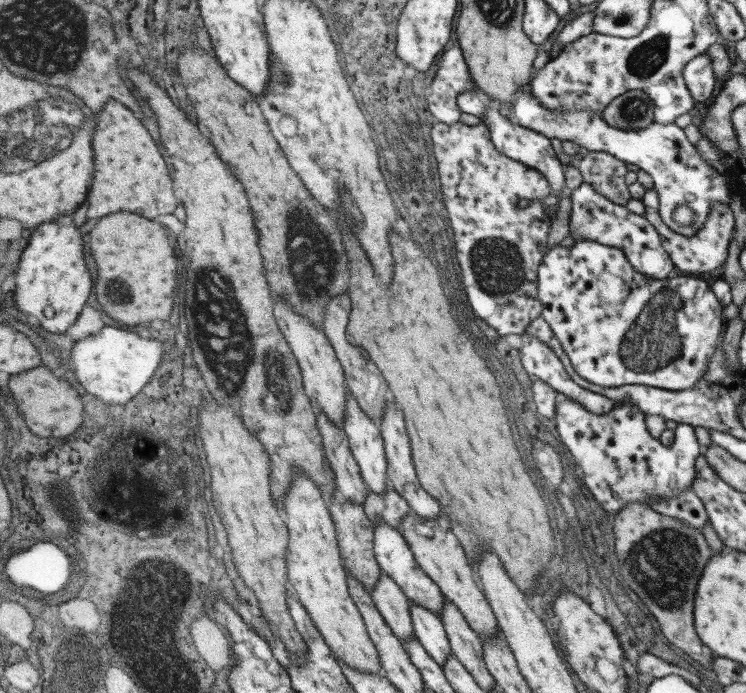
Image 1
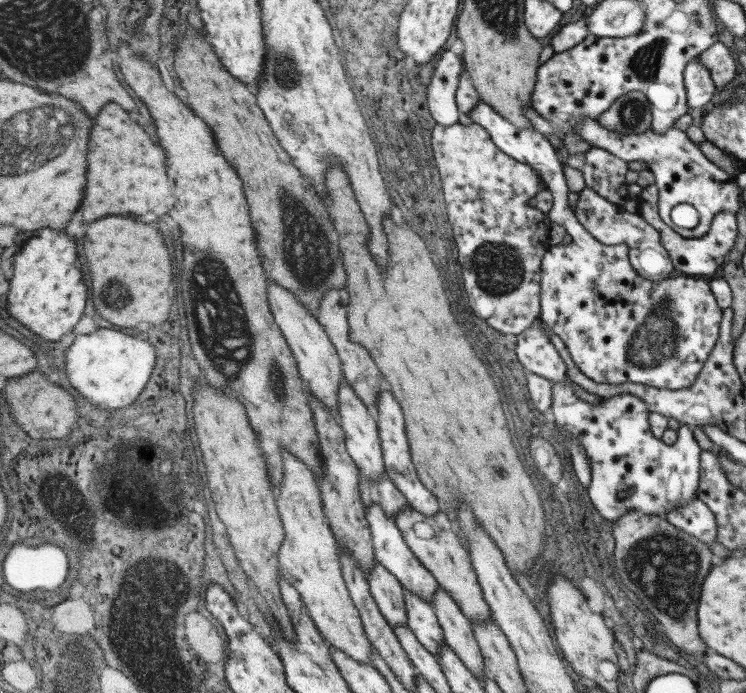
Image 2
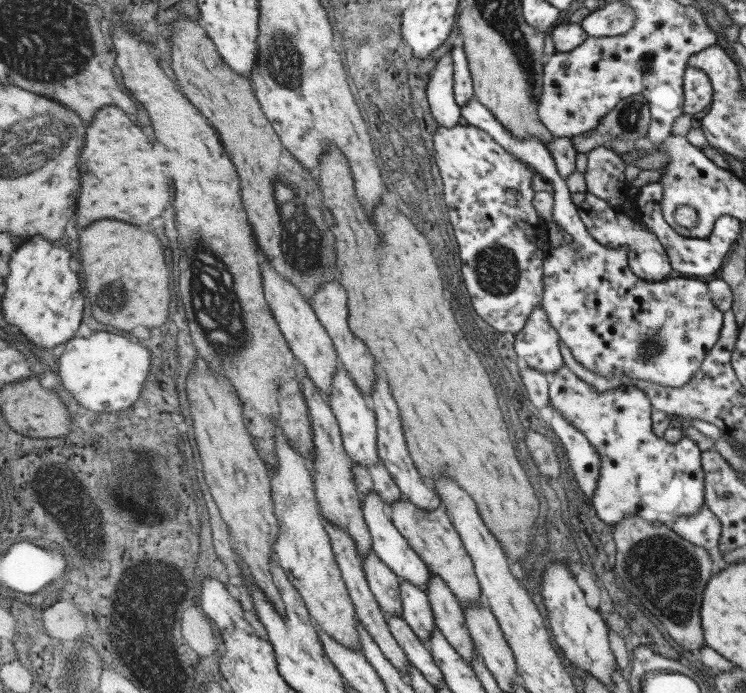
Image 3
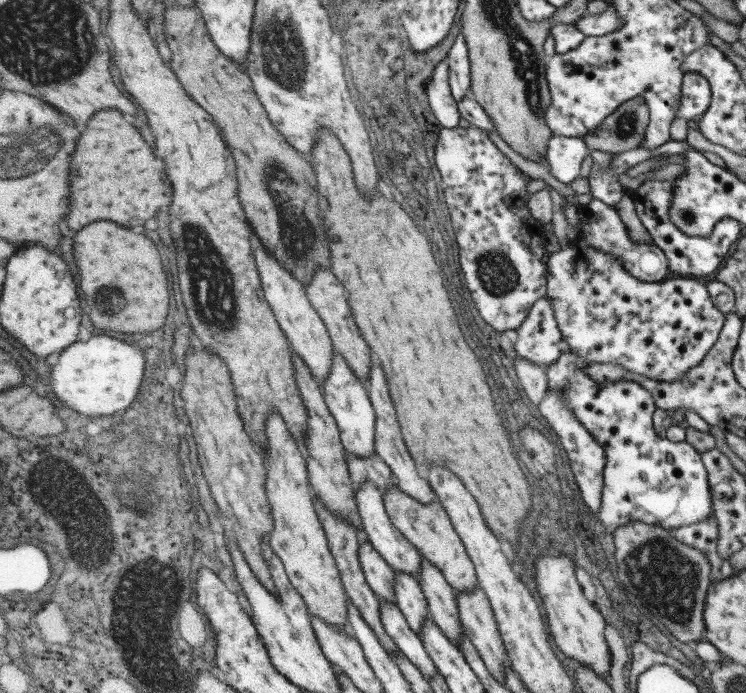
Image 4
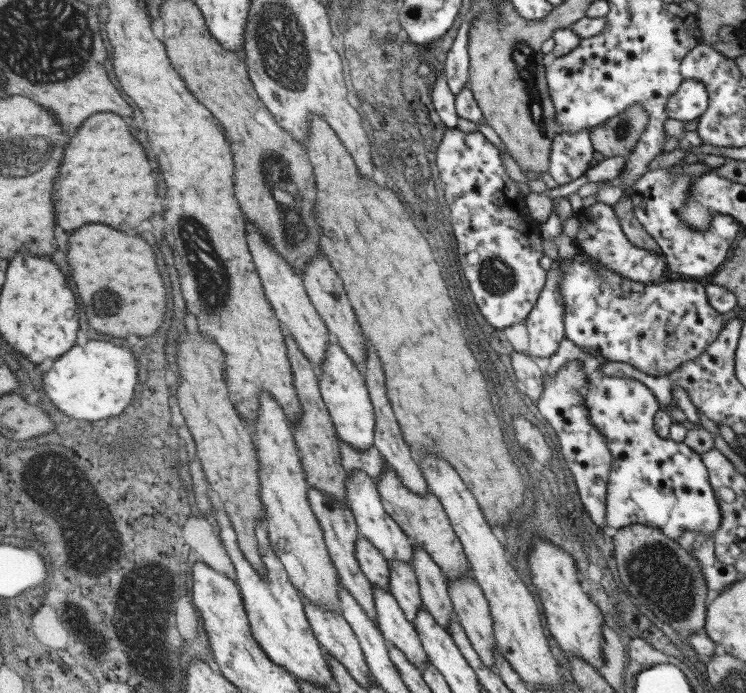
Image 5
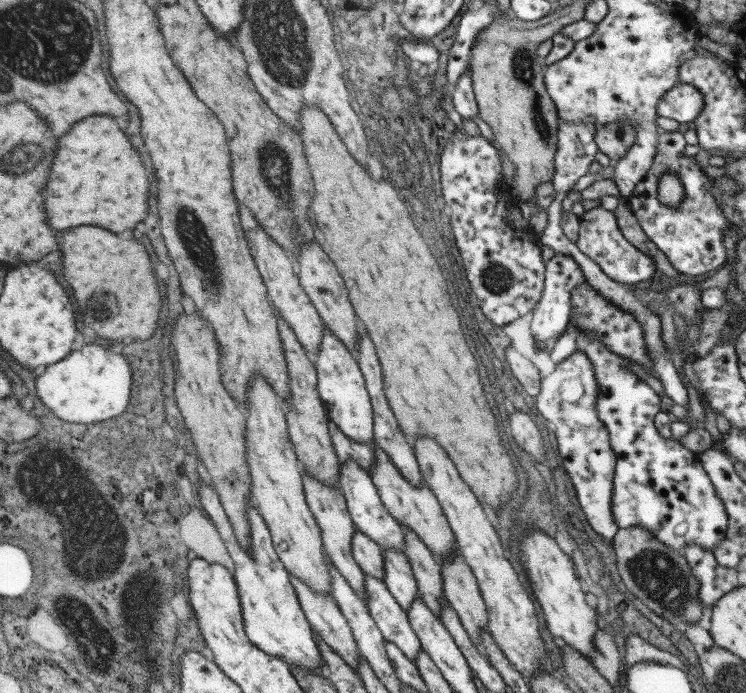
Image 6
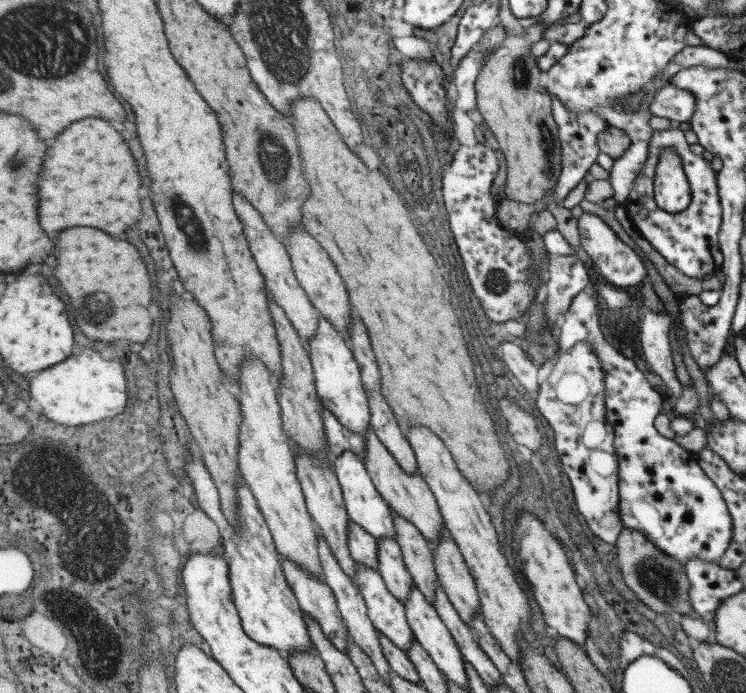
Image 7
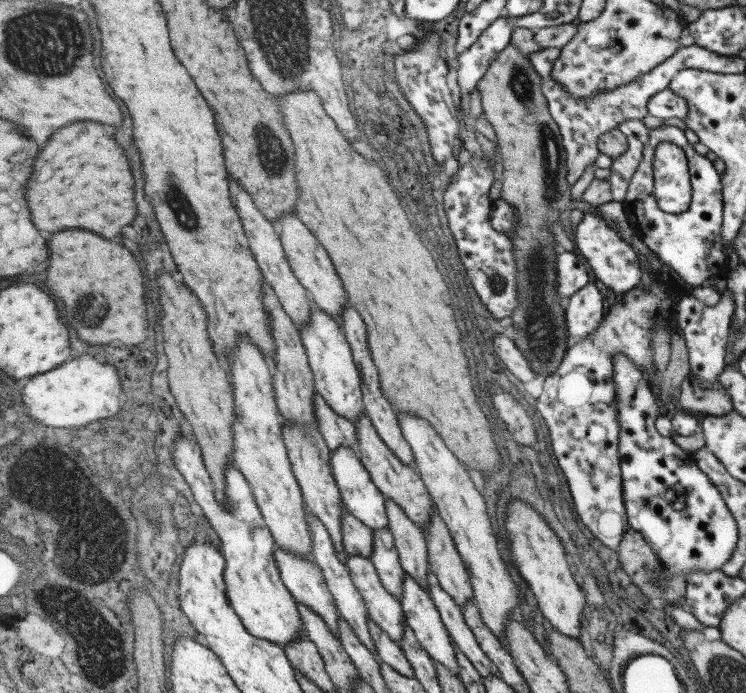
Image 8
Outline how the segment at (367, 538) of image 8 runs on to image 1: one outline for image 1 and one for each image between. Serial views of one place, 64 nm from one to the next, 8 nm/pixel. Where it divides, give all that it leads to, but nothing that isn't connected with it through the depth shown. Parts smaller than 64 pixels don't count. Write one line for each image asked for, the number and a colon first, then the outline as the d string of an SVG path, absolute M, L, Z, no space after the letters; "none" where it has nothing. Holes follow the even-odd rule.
1: M381 572L381 580L375 588L371 588L375 604L379 606L381 614L385 616L387 624L391 626L393 634L403 642L415 638L413 626L411 626L411 614L409 614L409 598L401 592L401 588L391 580L389 574Z
2: M377 562L373 566L371 576L369 576L369 586L371 586L371 592L373 592L381 612L389 620L389 624L393 628L395 626L405 626L407 624L407 614L405 614L403 588L395 580L395 576L381 562Z
3: M375 548L363 556L367 582L377 596L381 608L387 616L401 616L401 600L399 600L399 578L391 572L391 568L379 558Z
4: M367 540L361 542L361 552L359 554L361 554L363 572L365 572L365 578L367 578L369 586L379 594L381 602L393 602L395 604L395 590L393 590L395 572L391 568L391 564Z
5: M361 536L361 540L357 542L357 558L361 562L361 570L367 576L367 580L373 586L391 592L391 562L369 538Z
6: M357 530L353 538L353 554L365 574L385 580L385 550L377 540Z
7: M351 520L349 526L349 548L357 564L365 564L379 572L379 538L369 534L361 524Z

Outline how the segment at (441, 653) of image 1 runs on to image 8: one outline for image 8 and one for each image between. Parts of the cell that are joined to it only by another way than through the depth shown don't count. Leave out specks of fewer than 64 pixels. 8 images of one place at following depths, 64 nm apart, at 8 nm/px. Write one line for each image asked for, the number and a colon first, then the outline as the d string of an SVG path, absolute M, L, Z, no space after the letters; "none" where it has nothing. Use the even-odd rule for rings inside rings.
2: M403 590L403 598L405 598L405 614L407 614L405 626L415 634L421 646L431 654L435 654L437 658L439 648L445 644L445 638L433 606L409 590Z
3: M407 580L399 582L399 600L401 600L401 618L409 624L413 634L427 644L431 638L431 632L435 628L433 612L427 600L427 594Z
4: M395 572L393 590L395 590L395 606L399 606L409 628L421 636L421 624L429 620L429 610L425 596L419 588L419 580L415 580L409 574Z
5: M399 560L391 562L391 596L401 606L405 618L413 624L415 614L419 612L419 608L423 608L423 602L413 568Z
6: M397 548L385 550L385 584L391 590L395 602L407 612L419 590L405 554Z
7: M393 538L379 540L379 574L383 576L391 594L401 604L405 604L409 590L413 586L413 580L405 570L405 564L401 558L401 548L399 548L397 540L393 540Z
8: M377 530L373 542L375 542L375 550L371 560L377 566L377 574L383 582L383 588L387 588L395 598L399 598L405 572L401 570L391 530Z

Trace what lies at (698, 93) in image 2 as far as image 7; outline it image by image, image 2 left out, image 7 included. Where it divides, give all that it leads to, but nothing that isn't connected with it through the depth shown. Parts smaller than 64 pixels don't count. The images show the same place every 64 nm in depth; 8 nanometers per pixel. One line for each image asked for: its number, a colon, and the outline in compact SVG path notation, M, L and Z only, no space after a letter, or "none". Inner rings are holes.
3: M687 66L683 74L683 114L703 114L713 100L713 88L703 70Z
4: M685 72L681 82L681 96L675 116L691 120L693 116L703 116L711 104L711 90L707 80L697 72Z
5: M685 78L679 88L669 96L667 104L665 104L665 114L671 120L679 120L679 122L689 122L689 120L697 120L705 110L707 110L707 92L701 84L697 84L697 80L693 78Z
6: M679 84L667 90L657 102L657 114L671 118L683 126L693 126L695 116L703 108L703 96L689 84Z
7: M665 86L659 92L655 92L649 104L651 116L671 120L673 124L683 128L693 116L693 110L695 110L695 100L691 98L691 94L687 90L677 90L671 86Z

